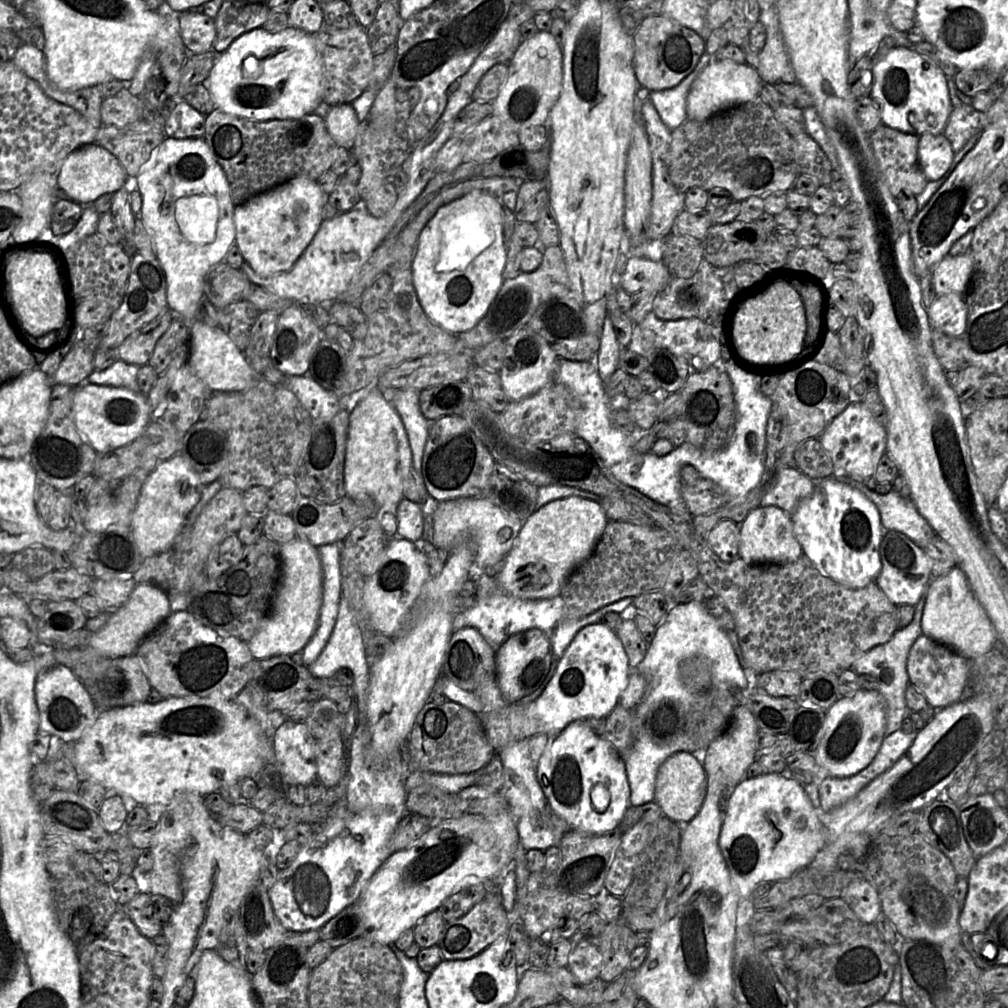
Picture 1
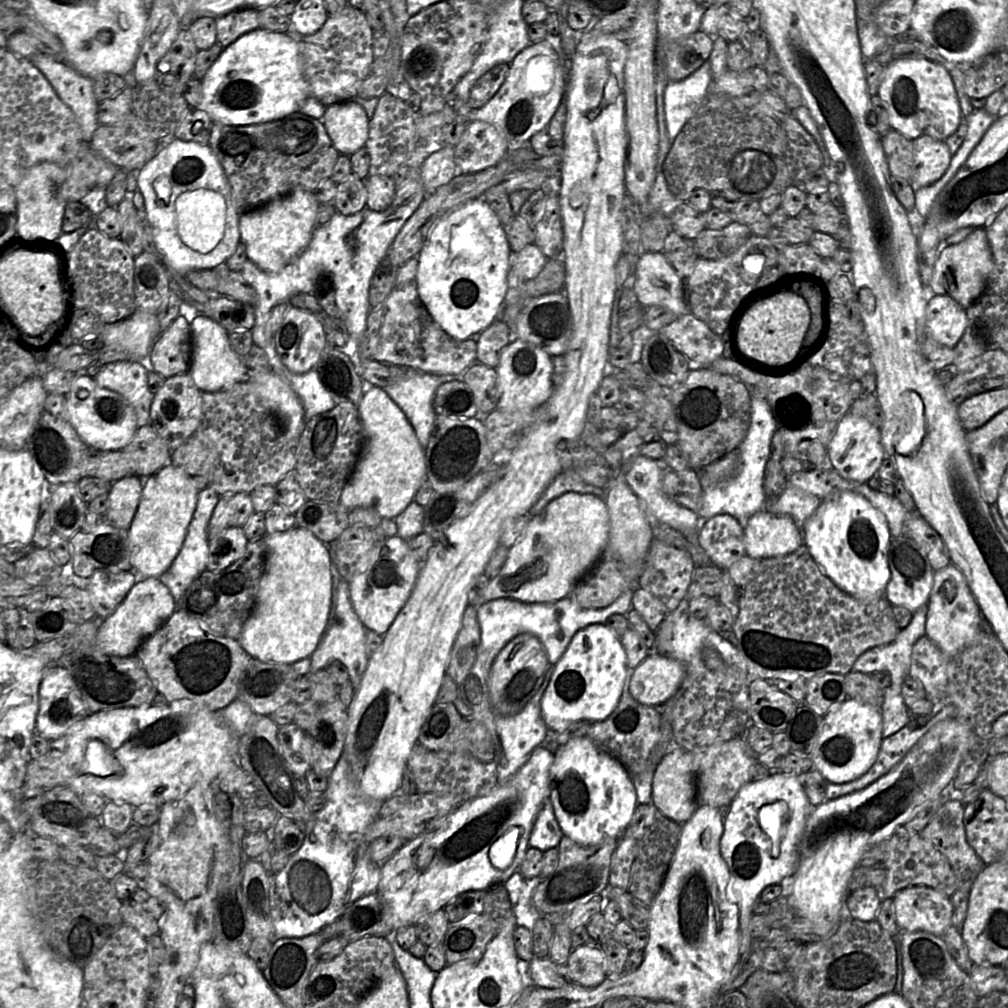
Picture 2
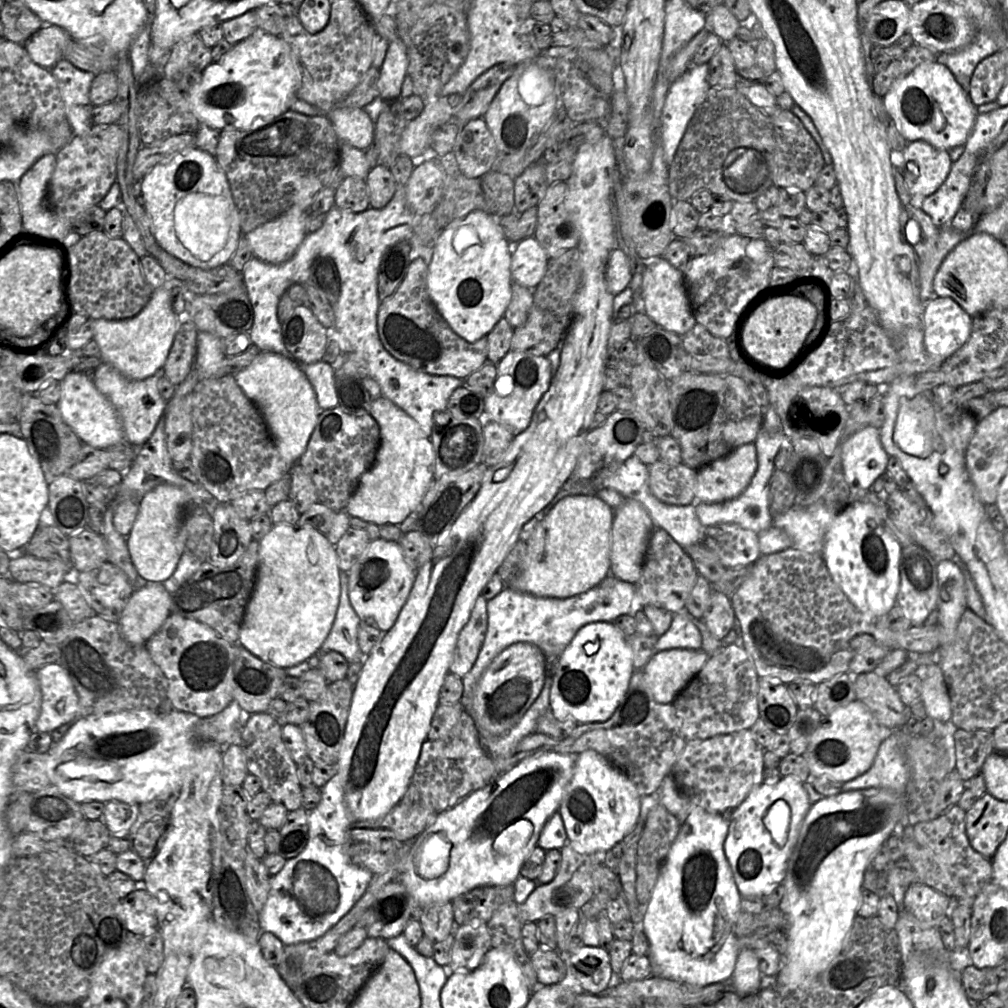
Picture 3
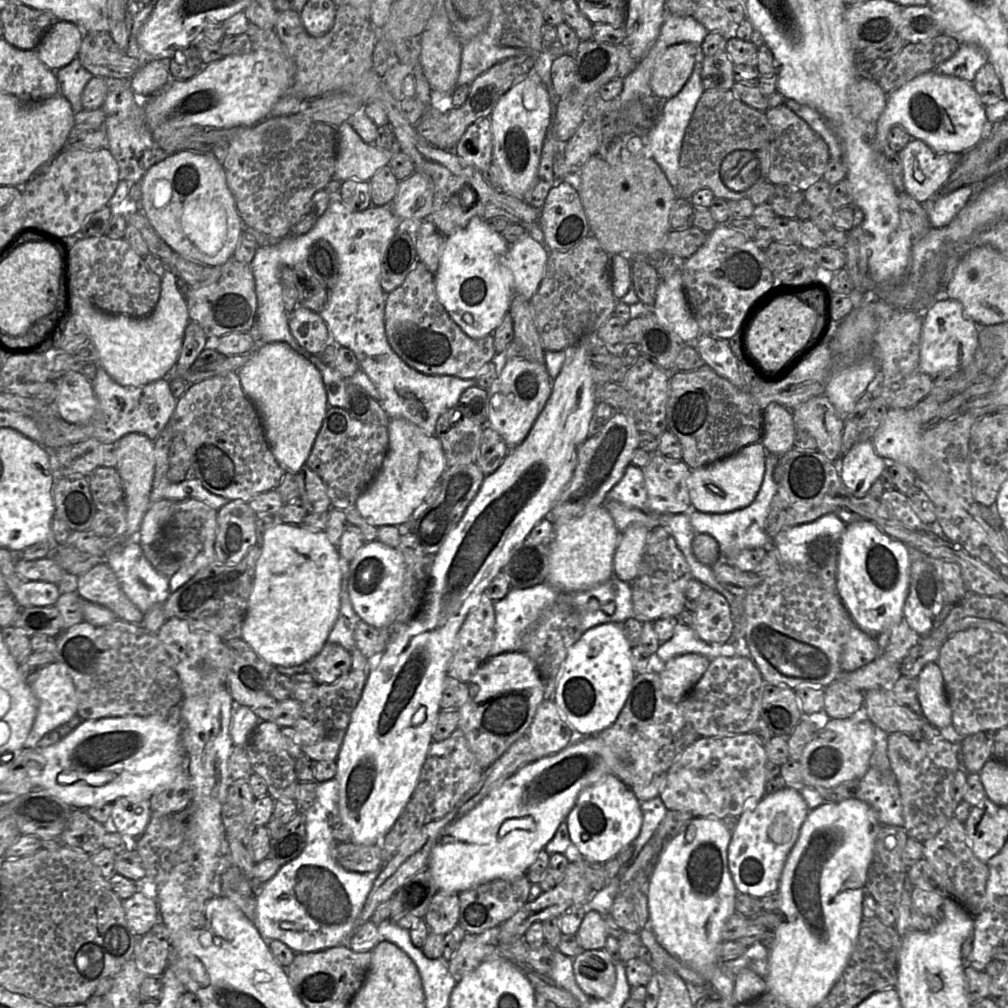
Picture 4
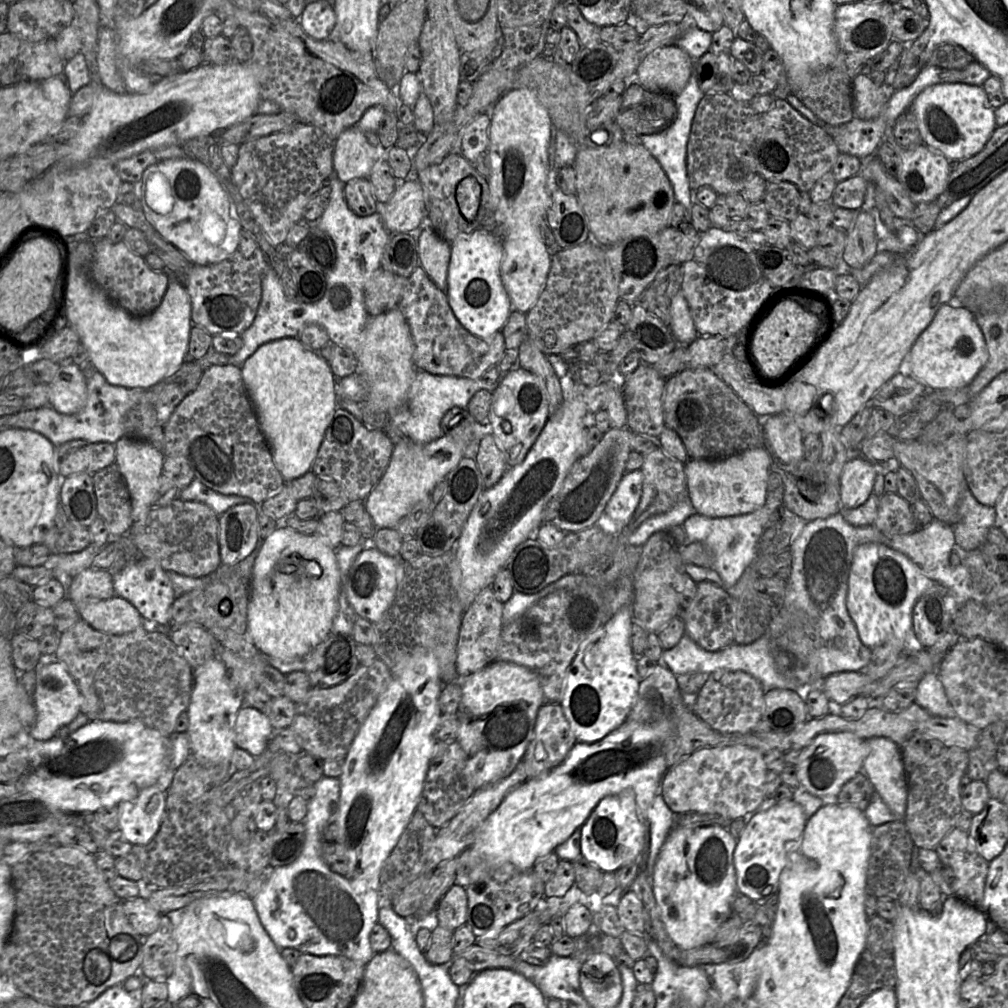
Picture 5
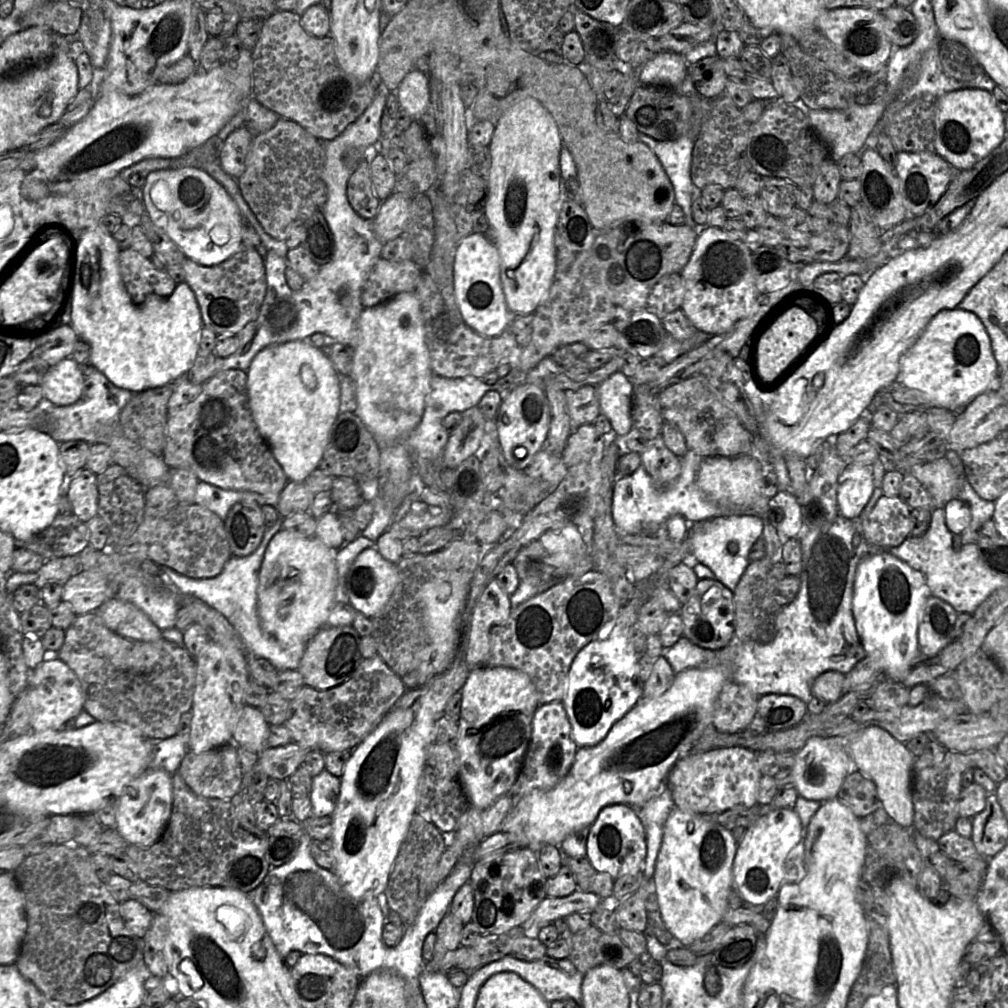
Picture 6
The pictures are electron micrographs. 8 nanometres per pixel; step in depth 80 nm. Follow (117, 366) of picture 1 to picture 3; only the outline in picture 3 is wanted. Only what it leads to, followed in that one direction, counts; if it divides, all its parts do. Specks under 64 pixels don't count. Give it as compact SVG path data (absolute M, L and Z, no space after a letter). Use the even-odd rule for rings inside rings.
M102 363L96 370L94 384L113 404L122 422L125 442L134 446L144 445L153 434L159 420L165 414L167 400L158 389L158 380L164 377L163 370L142 380L131 379L109 363Z

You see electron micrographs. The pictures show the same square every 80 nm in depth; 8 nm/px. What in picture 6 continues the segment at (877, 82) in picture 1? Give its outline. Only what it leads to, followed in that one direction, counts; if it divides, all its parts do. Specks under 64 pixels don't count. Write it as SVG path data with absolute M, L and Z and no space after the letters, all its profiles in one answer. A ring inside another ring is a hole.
M960 88L937 97L935 102L937 106L935 150L951 166L960 170L972 168L998 147L1007 134L1005 112L997 106L994 96L989 91L982 88Z

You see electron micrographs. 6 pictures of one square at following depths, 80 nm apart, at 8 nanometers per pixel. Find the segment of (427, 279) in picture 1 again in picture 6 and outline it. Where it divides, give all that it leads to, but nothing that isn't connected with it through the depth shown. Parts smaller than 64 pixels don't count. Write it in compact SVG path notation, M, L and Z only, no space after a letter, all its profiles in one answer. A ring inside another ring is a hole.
M471 233L458 244L454 266L453 287L457 307L463 321L475 332L494 337L507 329L514 315L507 307L500 275L500 257L496 245L481 233Z

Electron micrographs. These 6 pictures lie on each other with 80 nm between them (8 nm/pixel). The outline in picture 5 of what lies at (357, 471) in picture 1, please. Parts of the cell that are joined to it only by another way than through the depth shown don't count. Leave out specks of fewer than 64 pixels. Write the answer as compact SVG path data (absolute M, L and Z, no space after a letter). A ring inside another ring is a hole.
M448 435L428 443L400 440L394 443L389 464L370 494L363 501L373 524L379 528L395 528L396 524L422 499L428 497L435 485L445 479L464 457L461 447Z

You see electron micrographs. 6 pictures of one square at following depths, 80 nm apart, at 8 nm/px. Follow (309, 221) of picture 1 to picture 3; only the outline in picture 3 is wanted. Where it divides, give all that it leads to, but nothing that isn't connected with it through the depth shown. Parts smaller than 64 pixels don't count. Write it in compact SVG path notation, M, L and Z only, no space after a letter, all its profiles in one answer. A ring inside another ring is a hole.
M292 206L279 217L245 234L253 256L271 264L289 260L307 233L309 211Z

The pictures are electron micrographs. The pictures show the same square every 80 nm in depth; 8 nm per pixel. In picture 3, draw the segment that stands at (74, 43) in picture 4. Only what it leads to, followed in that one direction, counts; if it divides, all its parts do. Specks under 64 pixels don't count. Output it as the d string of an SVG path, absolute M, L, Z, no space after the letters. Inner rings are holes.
M44 24L23 46L34 63L50 70L63 59L64 48L70 41L72 38L63 28Z

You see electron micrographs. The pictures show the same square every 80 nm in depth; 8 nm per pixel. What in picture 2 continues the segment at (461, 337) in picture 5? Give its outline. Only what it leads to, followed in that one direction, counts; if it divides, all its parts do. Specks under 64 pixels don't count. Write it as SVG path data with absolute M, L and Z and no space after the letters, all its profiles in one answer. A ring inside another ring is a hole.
M413 257L399 267L394 287L387 298L375 308L370 308L364 336L355 350L361 358L374 359L380 363L407 365L418 371L443 375L462 375L477 362L477 341L458 340L448 334L436 322L422 302L417 287L418 257Z

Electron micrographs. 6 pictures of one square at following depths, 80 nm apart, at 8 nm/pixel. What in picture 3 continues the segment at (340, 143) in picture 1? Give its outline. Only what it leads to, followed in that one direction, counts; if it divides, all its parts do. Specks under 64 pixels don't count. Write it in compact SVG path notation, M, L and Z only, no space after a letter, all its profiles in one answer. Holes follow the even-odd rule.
M335 107L327 114L340 142L366 150L374 140L374 123L363 108Z

